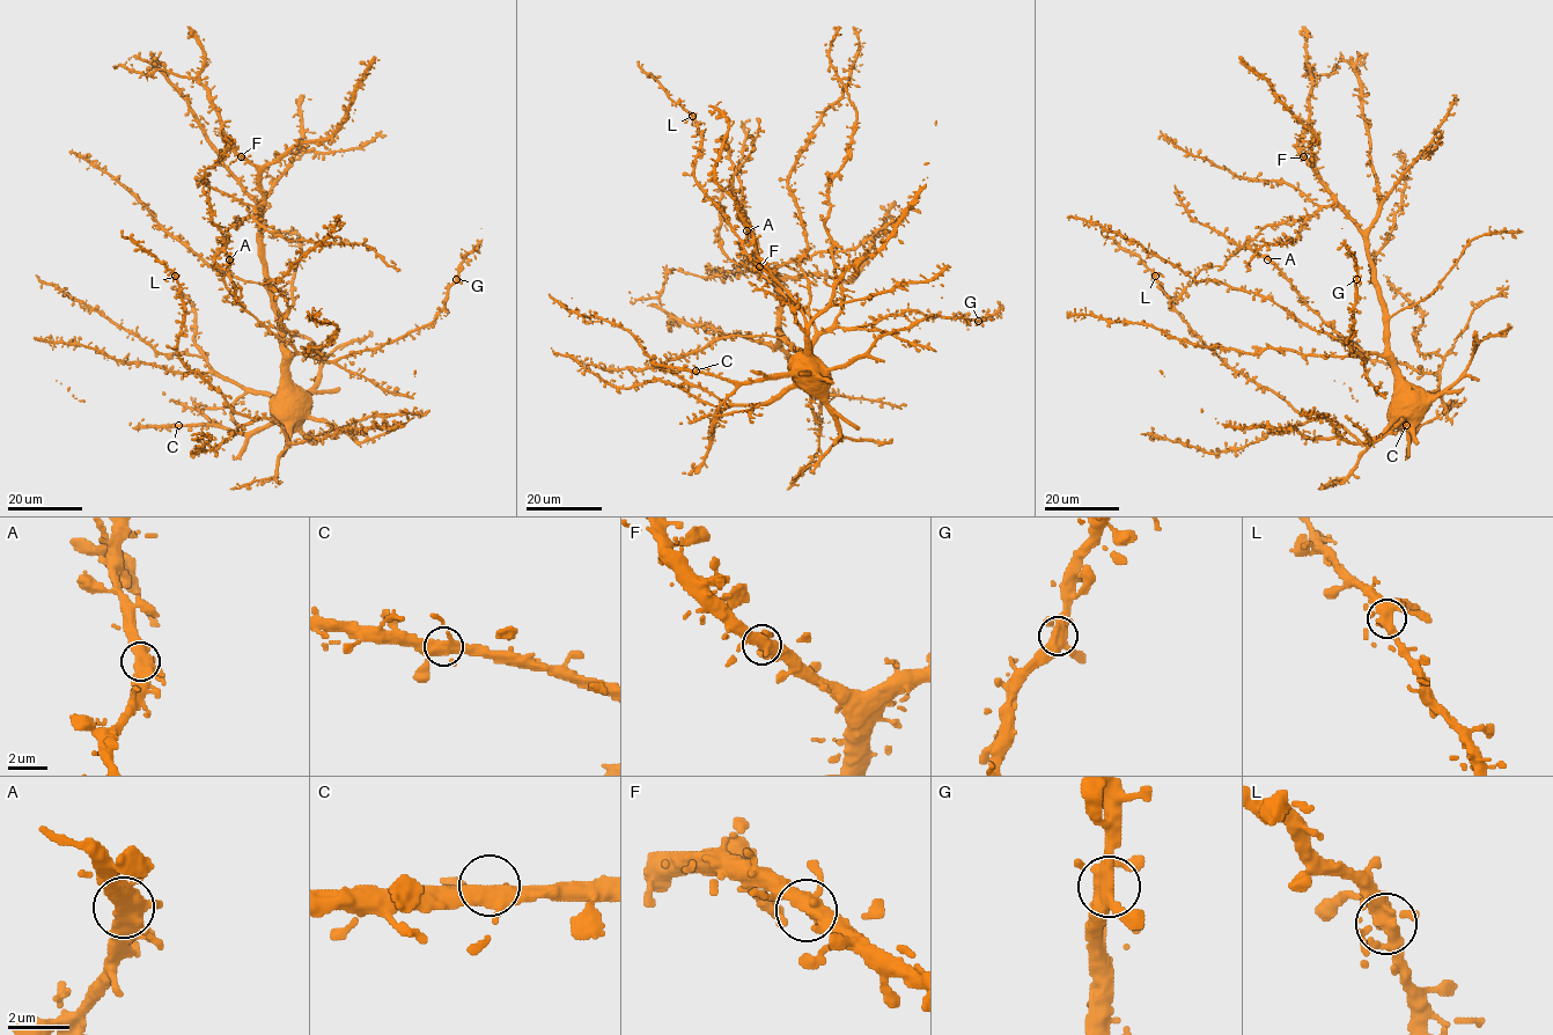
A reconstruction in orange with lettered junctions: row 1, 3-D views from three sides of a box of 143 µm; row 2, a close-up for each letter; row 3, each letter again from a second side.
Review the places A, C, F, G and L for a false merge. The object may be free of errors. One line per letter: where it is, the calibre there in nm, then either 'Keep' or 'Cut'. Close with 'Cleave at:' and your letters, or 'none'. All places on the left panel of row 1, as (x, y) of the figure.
A: Place: (229, 259). Thickness 400 nm. Keep
C: Place: (178, 425). Thickness 420 nm. Keep
F: Place: (241, 156). Thickness 400 nm. Keep
G: Place: (456, 279). Thickness 400 nm. Keep
L: Place: (175, 276). Thickness 400 nm. Keep
Cleave at: none

